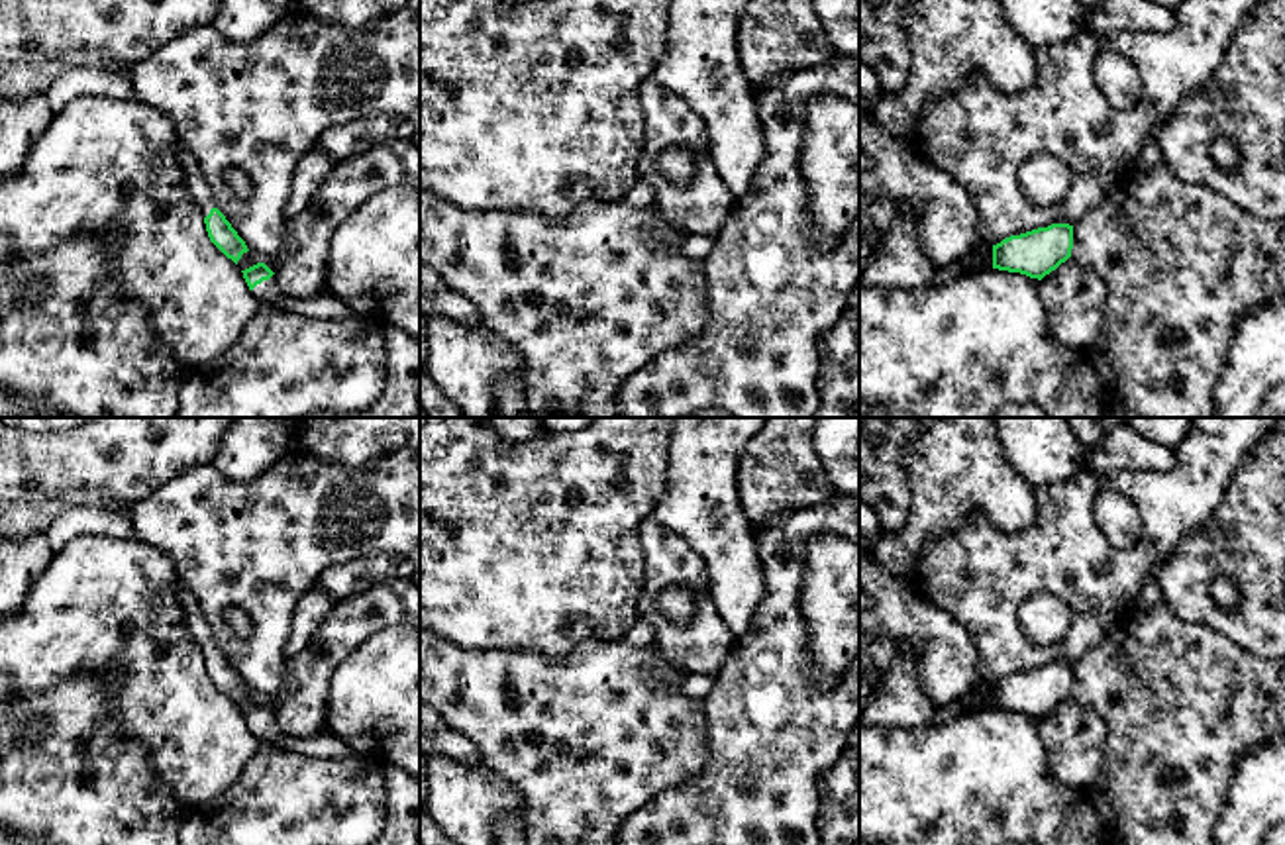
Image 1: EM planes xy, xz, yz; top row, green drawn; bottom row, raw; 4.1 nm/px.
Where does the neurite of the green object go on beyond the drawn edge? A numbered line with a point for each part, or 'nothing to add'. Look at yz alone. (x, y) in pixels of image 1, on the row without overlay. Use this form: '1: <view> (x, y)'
nothing to add

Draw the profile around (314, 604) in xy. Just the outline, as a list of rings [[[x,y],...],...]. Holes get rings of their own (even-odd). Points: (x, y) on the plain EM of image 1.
[[[318,584],[300,596],[292,614],[290,635],[284,647],[288,661],[294,659],[294,655],[310,641],[314,631],[332,612],[334,604],[335,600],[330,598]]]

